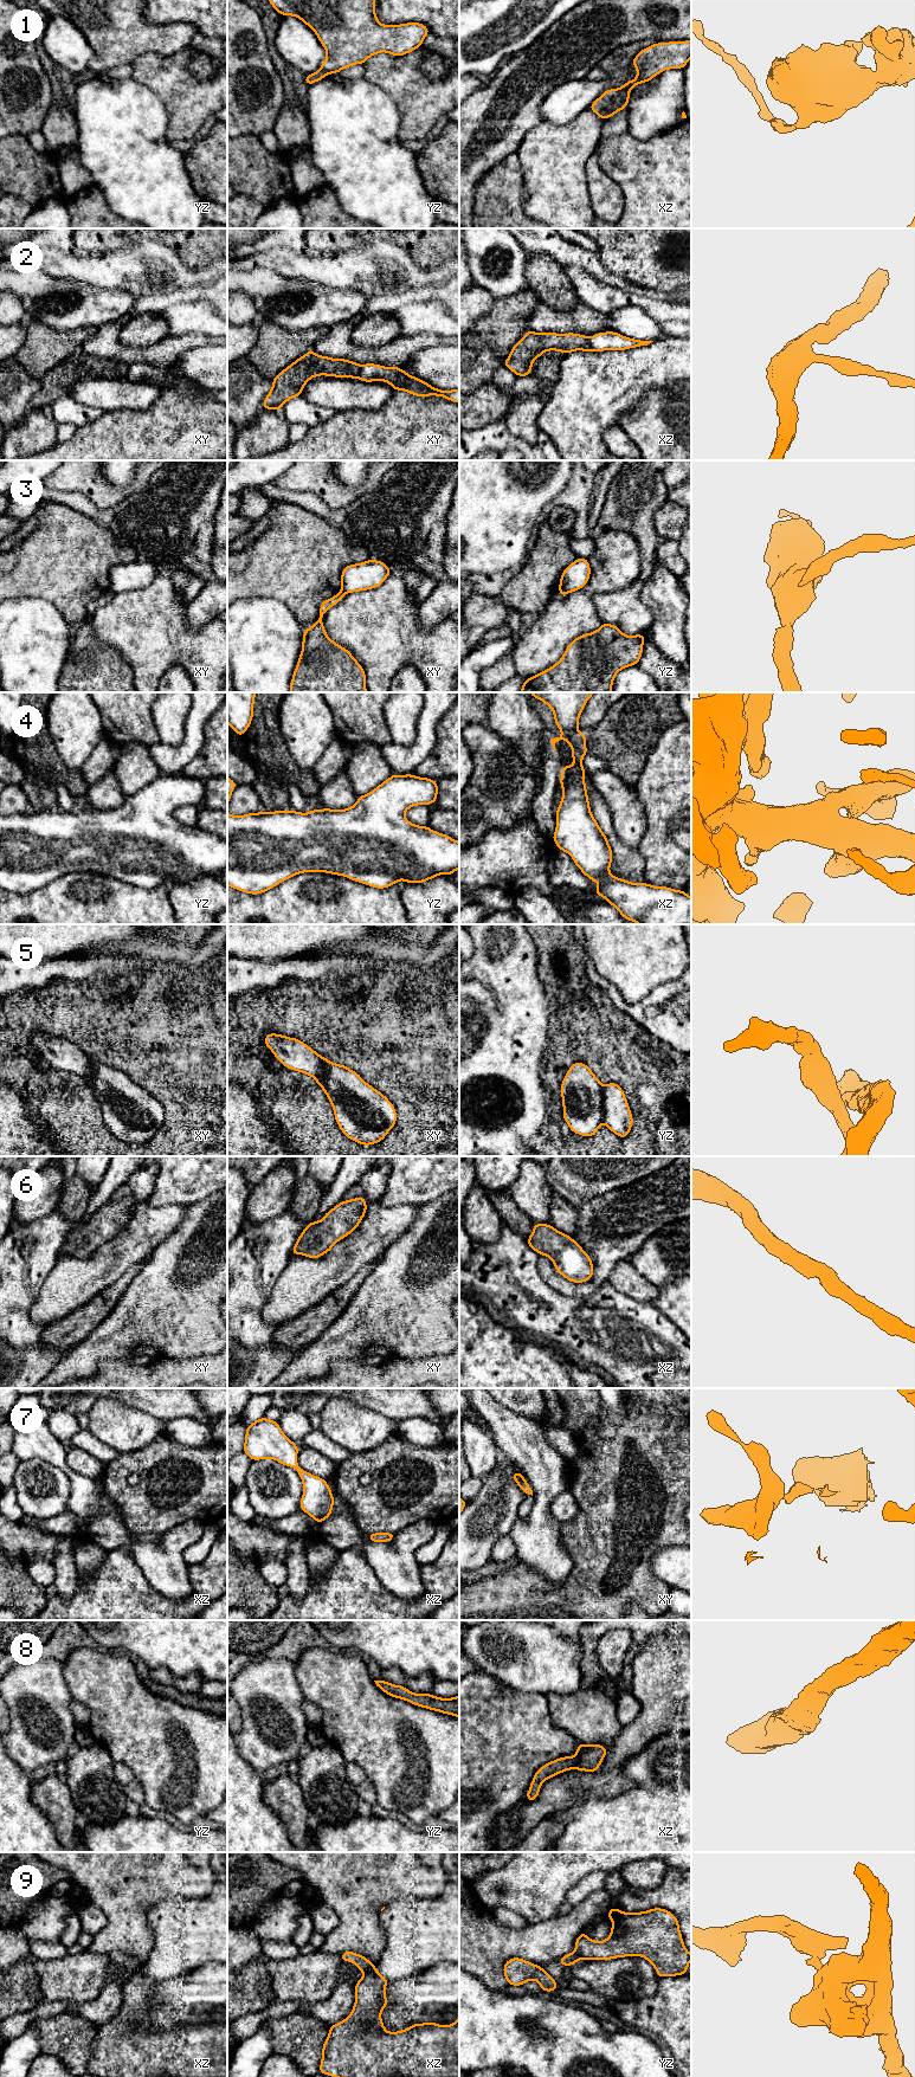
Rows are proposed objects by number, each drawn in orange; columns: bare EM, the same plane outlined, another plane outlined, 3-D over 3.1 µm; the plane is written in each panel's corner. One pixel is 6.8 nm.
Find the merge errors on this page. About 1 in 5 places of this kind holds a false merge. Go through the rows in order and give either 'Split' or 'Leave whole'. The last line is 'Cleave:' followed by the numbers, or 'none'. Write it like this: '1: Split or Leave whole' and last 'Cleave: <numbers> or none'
1: Leave whole
2: Split
3: Split
4: Leave whole
5: Leave whole
6: Leave whole
7: Leave whole
8: Leave whole
9: Split
Cleave: 2, 3, 9

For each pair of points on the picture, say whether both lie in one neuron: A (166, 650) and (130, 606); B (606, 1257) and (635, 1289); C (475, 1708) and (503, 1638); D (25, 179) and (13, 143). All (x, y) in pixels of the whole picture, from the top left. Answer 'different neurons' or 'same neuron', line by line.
A: same neuron
B: different neurons
C: different neurons
D: same neuron

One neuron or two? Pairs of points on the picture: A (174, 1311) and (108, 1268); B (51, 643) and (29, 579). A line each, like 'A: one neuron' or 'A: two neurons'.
A: two neurons
B: two neurons

